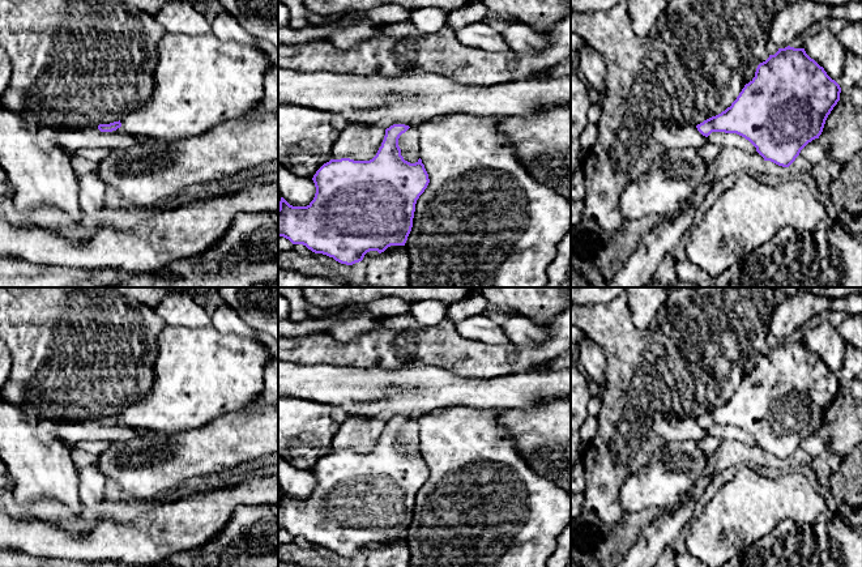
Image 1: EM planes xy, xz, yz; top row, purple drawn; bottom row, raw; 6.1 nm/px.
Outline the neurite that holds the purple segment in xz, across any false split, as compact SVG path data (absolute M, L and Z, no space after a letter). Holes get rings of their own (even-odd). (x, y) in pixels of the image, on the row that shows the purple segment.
M405 124L387 128L381 146L370 161L341 158L324 163L312 178L316 193L307 206L293 206L281 197L278 236L346 265L362 261L370 251L381 253L391 246L405 246L417 200L430 183L421 158L410 163L401 155L398 138L409 128Z

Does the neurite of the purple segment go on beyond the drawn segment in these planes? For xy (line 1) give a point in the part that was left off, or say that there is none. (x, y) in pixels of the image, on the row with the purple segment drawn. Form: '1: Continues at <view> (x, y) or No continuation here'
1: No continuation here

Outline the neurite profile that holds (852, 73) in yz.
M845 51L844 69L836 82L841 89L862 86L862 57L850 51Z

